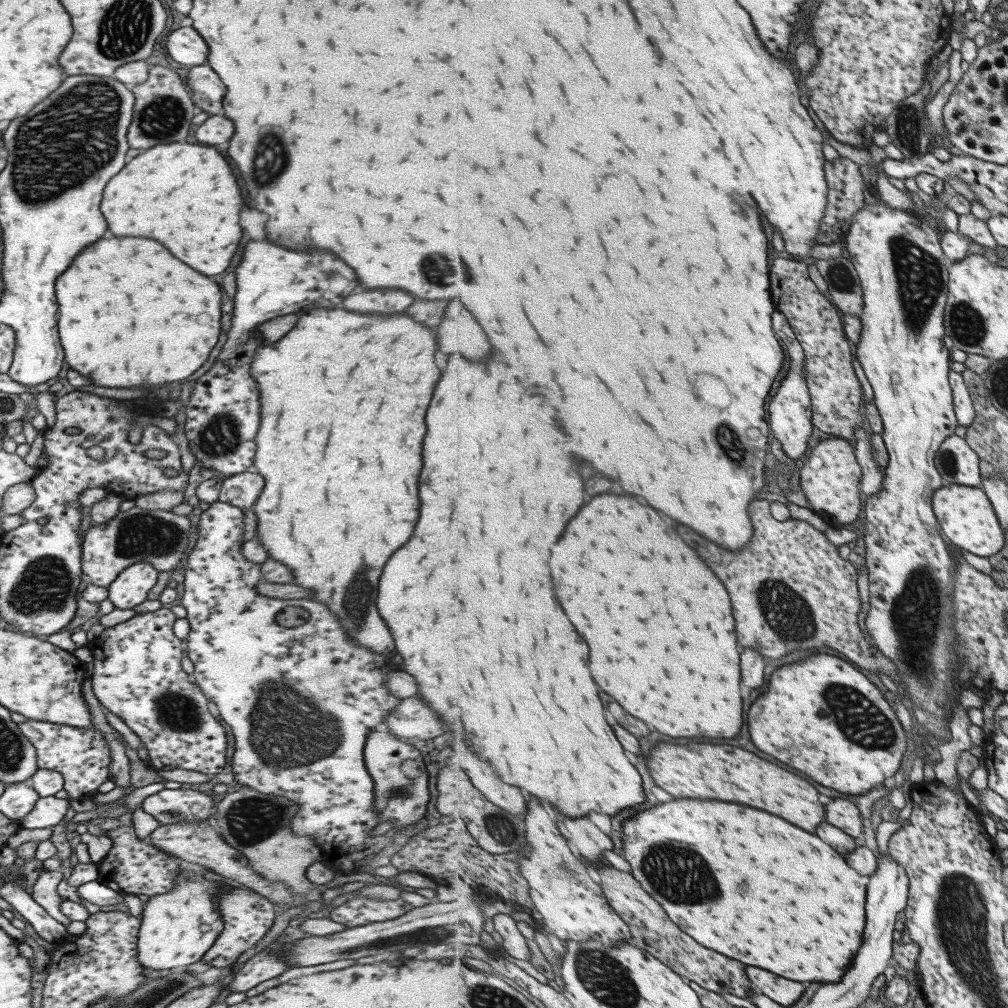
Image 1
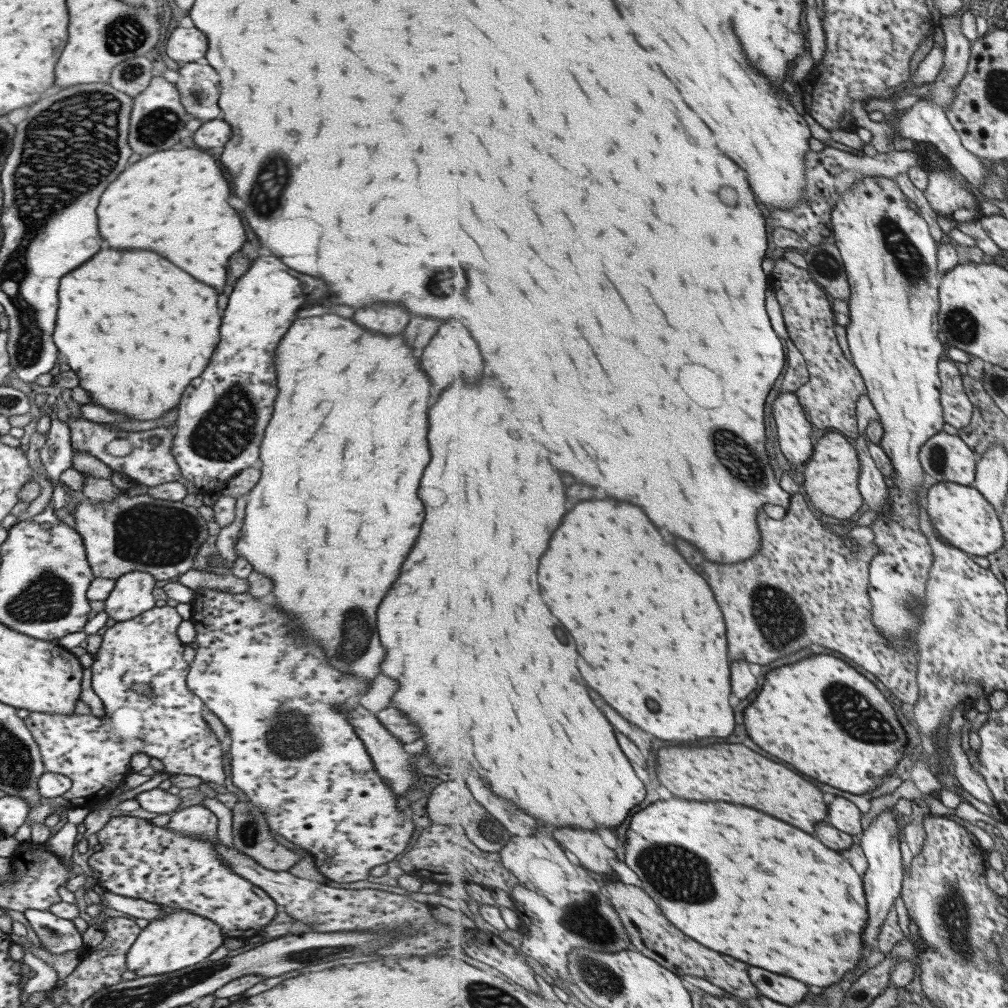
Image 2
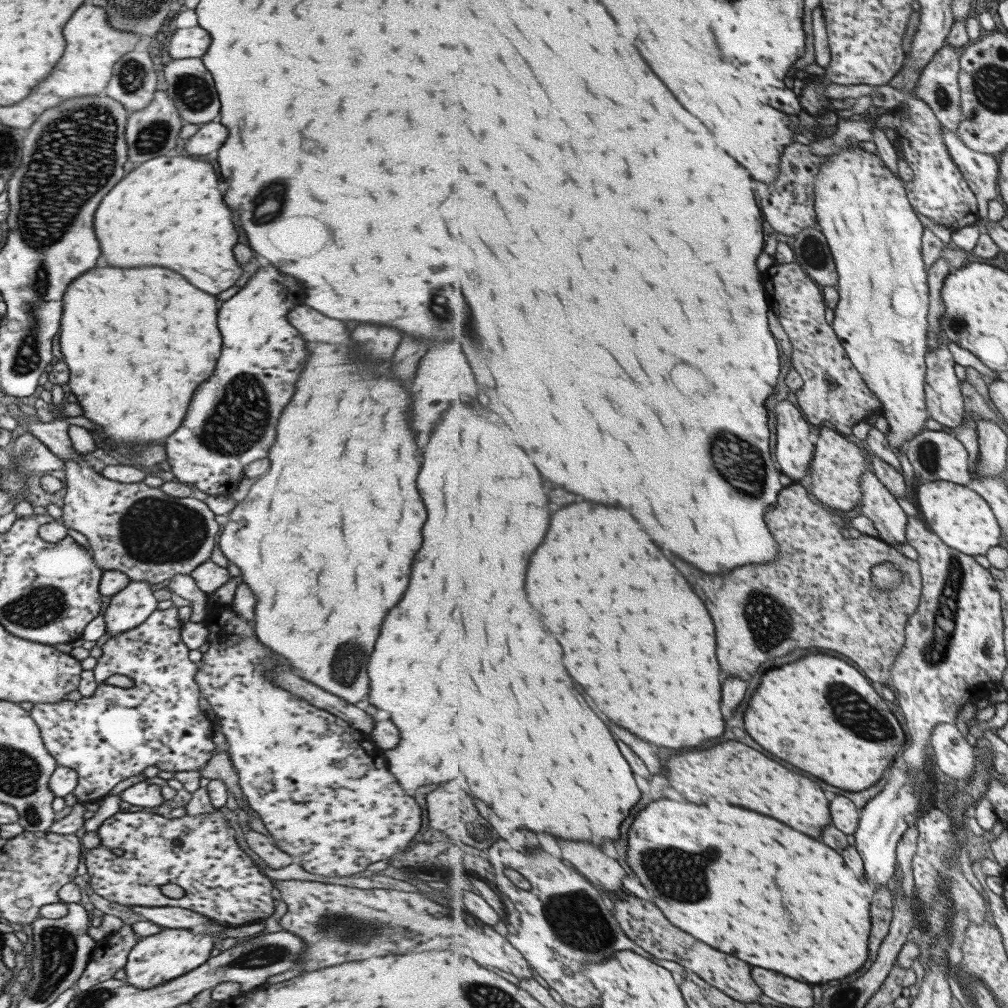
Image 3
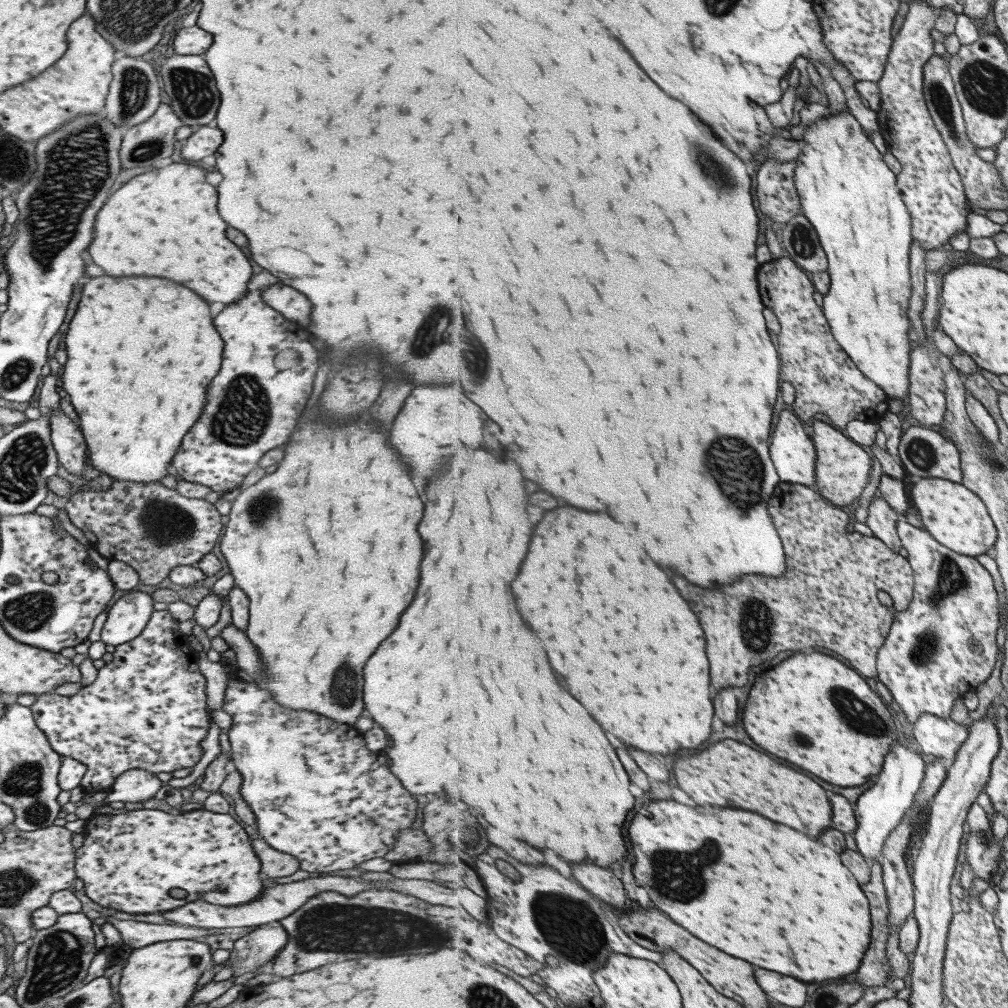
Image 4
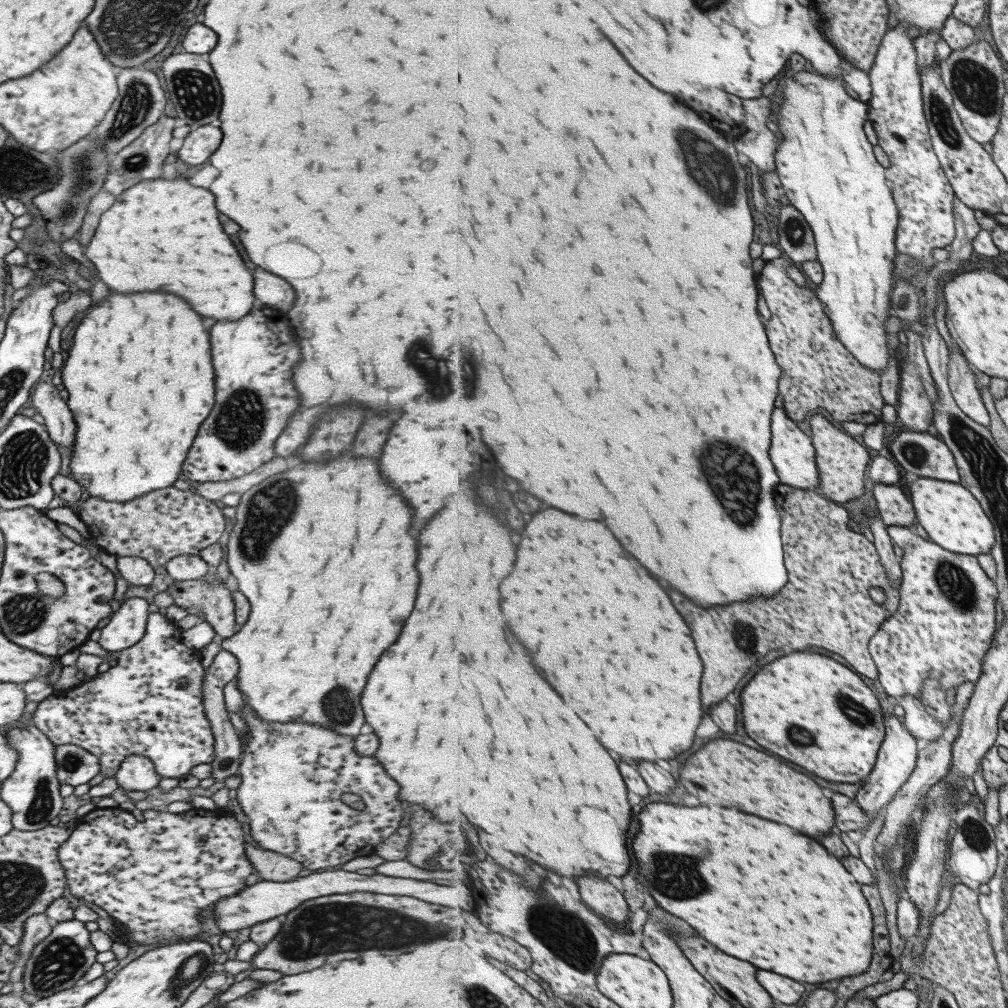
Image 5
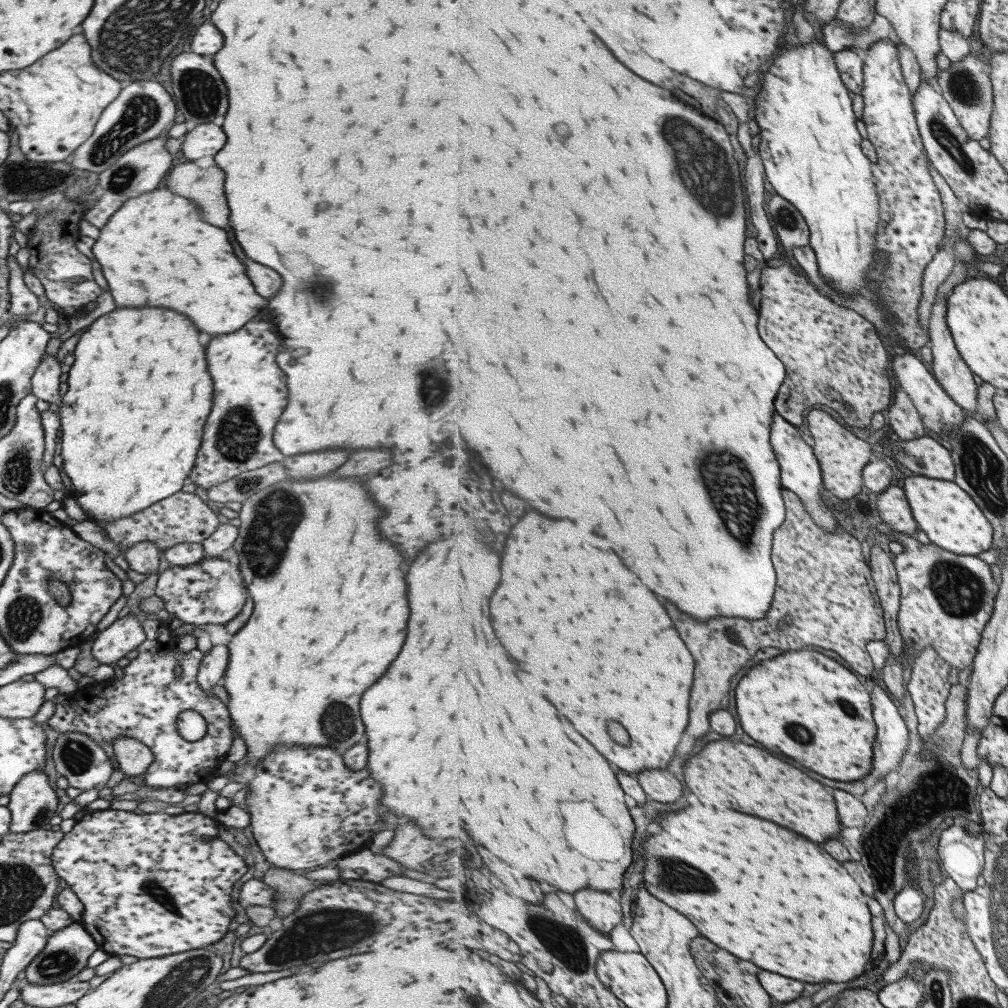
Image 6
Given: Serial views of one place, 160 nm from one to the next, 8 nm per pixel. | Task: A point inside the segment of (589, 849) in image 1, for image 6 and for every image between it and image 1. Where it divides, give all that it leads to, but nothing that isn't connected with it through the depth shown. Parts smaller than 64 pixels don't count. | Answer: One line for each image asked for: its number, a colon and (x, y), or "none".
2: (589, 848)
3: (606, 873)
4: (602, 883)
5: (599, 894)
6: (602, 910)

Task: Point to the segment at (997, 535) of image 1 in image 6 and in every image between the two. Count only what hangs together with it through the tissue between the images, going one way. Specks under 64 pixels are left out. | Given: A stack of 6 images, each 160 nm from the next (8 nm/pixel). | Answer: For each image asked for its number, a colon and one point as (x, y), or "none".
2: (962, 515)
3: (962, 518)
4: (948, 509)
5: (954, 518)
6: (953, 520)

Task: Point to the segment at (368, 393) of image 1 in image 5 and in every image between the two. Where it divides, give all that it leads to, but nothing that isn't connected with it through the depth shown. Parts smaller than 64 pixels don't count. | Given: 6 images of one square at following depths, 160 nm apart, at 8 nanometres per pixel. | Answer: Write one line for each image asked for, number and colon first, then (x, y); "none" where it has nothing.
2: (365, 393)
3: (313, 566)
4: (326, 582)
5: (329, 586)

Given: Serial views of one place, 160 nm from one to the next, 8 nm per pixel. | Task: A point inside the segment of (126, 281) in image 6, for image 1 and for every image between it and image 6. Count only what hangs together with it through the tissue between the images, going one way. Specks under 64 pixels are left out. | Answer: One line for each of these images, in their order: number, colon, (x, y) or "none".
1: (184, 196)
2: (174, 202)
3: (167, 212)
4: (163, 222)
5: (161, 234)

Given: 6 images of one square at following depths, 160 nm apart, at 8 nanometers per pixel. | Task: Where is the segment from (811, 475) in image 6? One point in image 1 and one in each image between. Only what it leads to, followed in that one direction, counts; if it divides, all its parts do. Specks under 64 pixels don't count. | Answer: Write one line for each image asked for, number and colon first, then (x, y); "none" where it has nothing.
1: (791, 411)
2: (794, 431)
3: (795, 452)
4: (793, 452)
5: (793, 453)

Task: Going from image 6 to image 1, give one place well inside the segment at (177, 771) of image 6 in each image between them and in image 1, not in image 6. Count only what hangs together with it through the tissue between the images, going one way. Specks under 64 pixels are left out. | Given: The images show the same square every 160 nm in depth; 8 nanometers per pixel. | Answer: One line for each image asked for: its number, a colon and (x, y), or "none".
1: (136, 674)
2: (138, 672)
3: (116, 732)
4: (146, 709)
5: (137, 707)

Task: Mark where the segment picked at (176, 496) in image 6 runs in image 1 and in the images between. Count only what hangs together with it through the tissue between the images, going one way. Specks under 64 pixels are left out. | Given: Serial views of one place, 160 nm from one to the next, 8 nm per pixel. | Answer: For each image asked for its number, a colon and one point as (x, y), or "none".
1: (162, 538)
2: (125, 534)
3: (148, 536)
4: (152, 529)
5: (156, 526)

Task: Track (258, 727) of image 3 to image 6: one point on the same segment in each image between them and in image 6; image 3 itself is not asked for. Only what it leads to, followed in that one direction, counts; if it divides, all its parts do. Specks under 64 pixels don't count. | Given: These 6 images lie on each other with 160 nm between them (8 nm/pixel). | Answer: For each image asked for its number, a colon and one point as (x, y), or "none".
4: (317, 793)
5: (292, 775)
6: (306, 808)

